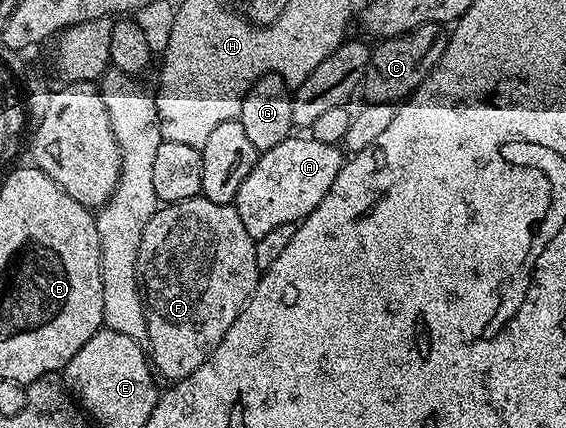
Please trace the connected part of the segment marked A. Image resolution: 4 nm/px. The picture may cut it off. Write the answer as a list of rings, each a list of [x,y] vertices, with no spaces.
[[[289,137],[282,145],[259,152],[256,164],[250,173],[246,173],[246,181],[238,185],[234,206],[252,239],[266,237],[266,233],[278,229],[278,225],[299,224],[311,211],[318,209],[322,197],[330,193],[338,169],[344,164],[345,152],[337,144],[323,143],[311,137],[296,138]]]

